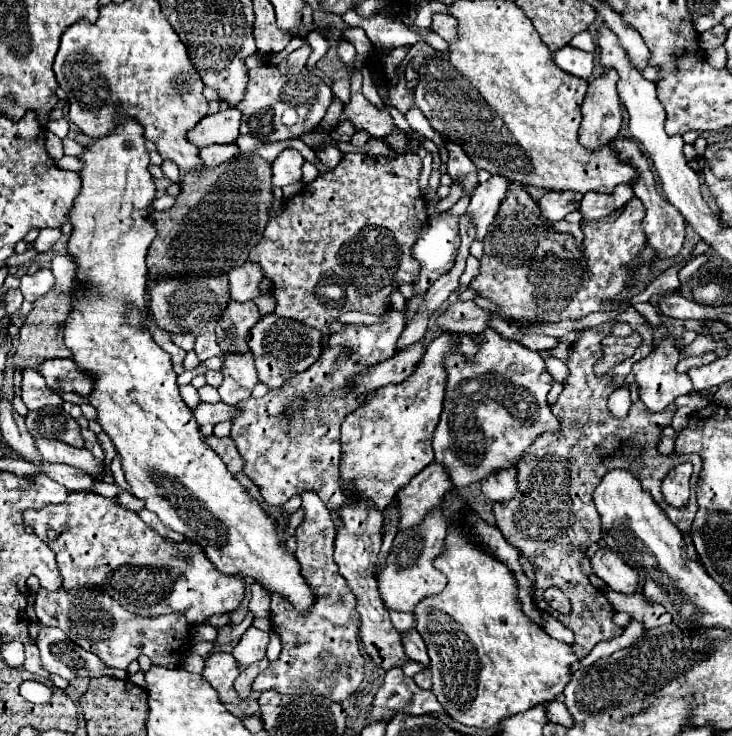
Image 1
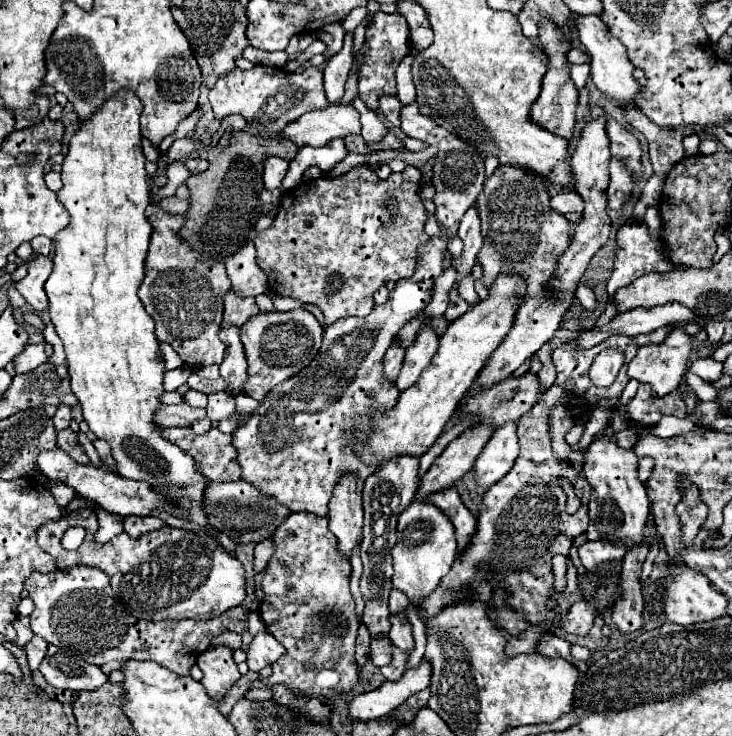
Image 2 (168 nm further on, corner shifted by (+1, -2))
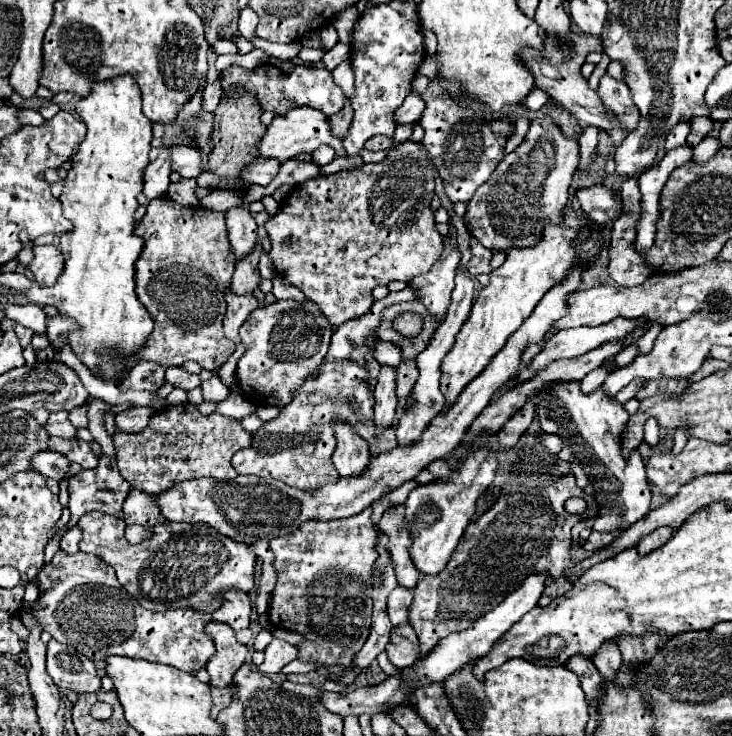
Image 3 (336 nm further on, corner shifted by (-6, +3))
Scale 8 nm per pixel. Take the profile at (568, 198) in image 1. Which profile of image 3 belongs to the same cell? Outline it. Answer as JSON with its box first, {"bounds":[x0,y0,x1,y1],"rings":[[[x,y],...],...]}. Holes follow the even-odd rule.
{"bounds":[573,185,621,225],"rings":[[[593,185],[587,189],[577,189],[573,197],[581,203],[581,209],[593,217],[593,221],[605,225],[615,215],[621,213],[621,205],[617,205],[617,199],[613,191],[605,185]]]}

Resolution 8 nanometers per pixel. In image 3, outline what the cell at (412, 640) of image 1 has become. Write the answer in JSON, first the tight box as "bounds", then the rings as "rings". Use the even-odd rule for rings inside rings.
{"bounds":[387,587,413,627],"rings":[[[397,587],[389,595],[387,613],[389,613],[389,619],[391,619],[393,627],[401,627],[401,625],[409,623],[409,605],[411,605],[411,599],[413,599],[411,591],[409,589],[401,589],[401,587]]]}

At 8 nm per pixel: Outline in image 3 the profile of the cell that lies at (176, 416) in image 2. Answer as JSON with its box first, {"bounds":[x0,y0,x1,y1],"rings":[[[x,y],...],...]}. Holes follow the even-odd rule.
{"bounds":[115,407,157,431],"rings":[[[131,407],[119,415],[115,415],[115,423],[117,423],[117,431],[141,431],[149,425],[151,417],[157,413],[157,409],[151,407]]]}

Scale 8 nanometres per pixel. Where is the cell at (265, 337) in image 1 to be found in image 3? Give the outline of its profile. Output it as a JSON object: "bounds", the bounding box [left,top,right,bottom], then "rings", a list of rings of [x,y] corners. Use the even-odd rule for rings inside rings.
{"bounds":[237,301,331,405],"rings":[[[275,301],[257,307],[239,331],[247,349],[237,363],[237,383],[243,395],[255,405],[287,405],[299,385],[321,365],[331,333],[329,319],[311,301]]]}

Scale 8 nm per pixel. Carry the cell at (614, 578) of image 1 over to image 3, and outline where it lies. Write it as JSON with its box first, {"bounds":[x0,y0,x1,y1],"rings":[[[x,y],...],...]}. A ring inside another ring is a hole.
{"bounds":[585,531,615,553],"rings":[[[591,531],[591,535],[589,535],[589,539],[585,541],[585,551],[589,551],[589,553],[595,553],[597,549],[605,549],[607,545],[611,545],[611,541],[613,541],[615,537],[613,537],[613,533],[597,533],[597,531]]]}

